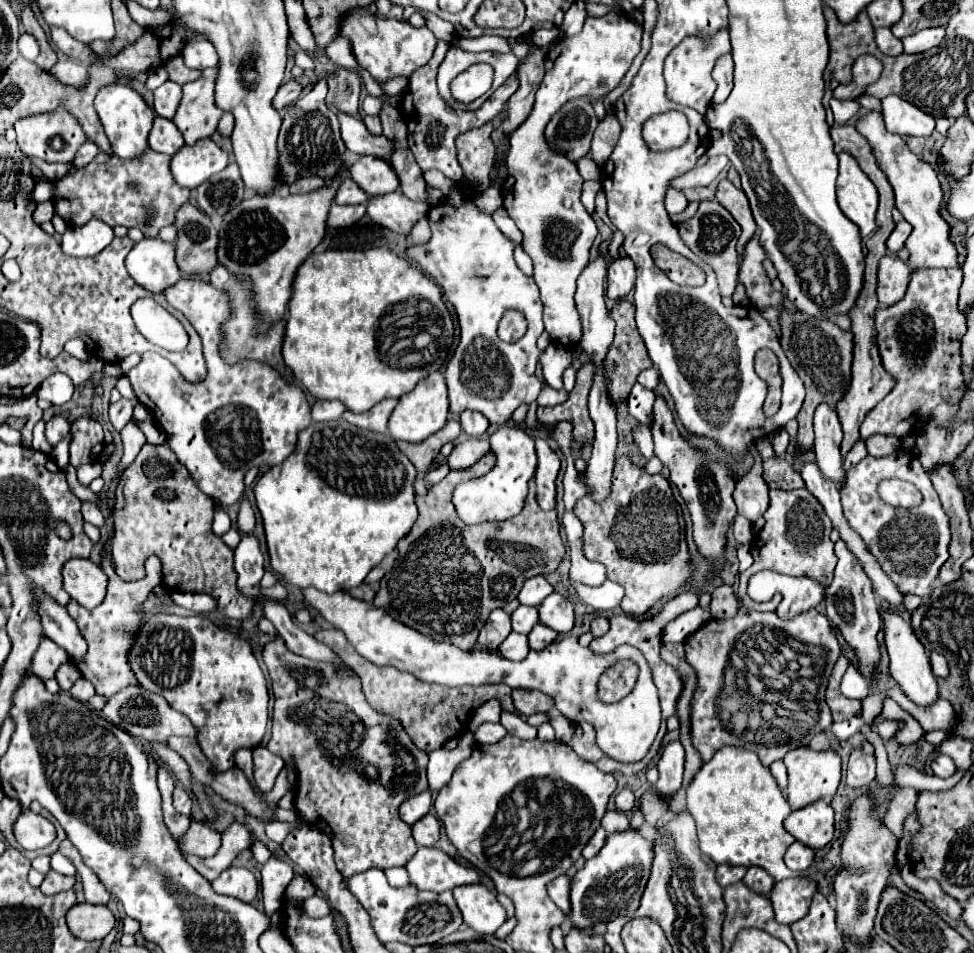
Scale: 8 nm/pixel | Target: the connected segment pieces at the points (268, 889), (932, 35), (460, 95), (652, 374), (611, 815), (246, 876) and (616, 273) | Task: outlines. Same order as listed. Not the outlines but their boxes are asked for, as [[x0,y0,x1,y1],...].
[[261,856,293,916],[903,28,945,54],[451,64,493,104],[637,368,659,390],[601,810,629,834],[213,868,257,902],[607,258,635,300]]

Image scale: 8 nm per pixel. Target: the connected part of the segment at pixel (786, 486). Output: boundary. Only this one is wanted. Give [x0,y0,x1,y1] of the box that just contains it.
[763,458,805,490]

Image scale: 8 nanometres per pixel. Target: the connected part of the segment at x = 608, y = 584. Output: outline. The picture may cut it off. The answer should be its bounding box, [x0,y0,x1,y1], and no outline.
[575,580,625,612]

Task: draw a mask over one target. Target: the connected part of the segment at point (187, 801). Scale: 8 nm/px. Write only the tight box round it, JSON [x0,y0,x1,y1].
[173,786,191,816]

